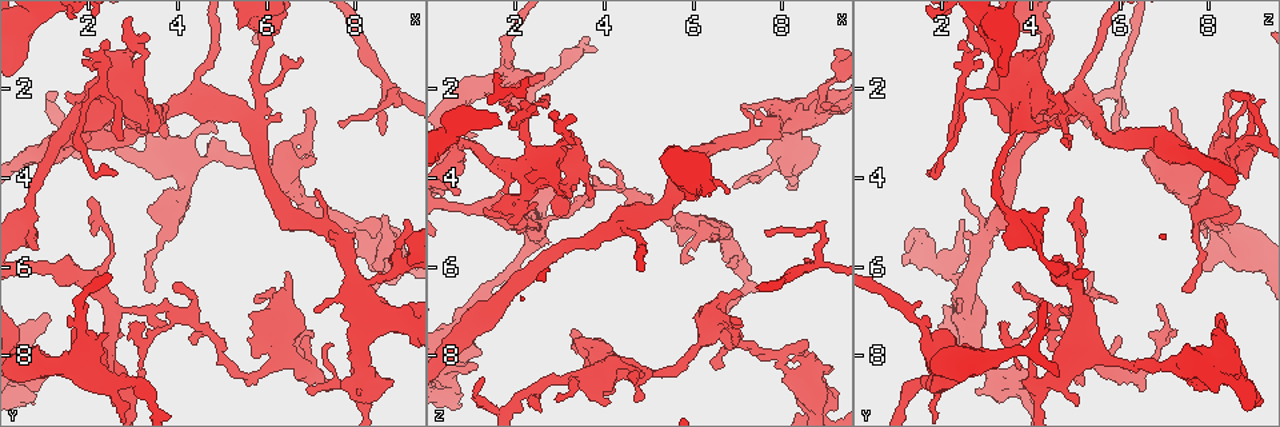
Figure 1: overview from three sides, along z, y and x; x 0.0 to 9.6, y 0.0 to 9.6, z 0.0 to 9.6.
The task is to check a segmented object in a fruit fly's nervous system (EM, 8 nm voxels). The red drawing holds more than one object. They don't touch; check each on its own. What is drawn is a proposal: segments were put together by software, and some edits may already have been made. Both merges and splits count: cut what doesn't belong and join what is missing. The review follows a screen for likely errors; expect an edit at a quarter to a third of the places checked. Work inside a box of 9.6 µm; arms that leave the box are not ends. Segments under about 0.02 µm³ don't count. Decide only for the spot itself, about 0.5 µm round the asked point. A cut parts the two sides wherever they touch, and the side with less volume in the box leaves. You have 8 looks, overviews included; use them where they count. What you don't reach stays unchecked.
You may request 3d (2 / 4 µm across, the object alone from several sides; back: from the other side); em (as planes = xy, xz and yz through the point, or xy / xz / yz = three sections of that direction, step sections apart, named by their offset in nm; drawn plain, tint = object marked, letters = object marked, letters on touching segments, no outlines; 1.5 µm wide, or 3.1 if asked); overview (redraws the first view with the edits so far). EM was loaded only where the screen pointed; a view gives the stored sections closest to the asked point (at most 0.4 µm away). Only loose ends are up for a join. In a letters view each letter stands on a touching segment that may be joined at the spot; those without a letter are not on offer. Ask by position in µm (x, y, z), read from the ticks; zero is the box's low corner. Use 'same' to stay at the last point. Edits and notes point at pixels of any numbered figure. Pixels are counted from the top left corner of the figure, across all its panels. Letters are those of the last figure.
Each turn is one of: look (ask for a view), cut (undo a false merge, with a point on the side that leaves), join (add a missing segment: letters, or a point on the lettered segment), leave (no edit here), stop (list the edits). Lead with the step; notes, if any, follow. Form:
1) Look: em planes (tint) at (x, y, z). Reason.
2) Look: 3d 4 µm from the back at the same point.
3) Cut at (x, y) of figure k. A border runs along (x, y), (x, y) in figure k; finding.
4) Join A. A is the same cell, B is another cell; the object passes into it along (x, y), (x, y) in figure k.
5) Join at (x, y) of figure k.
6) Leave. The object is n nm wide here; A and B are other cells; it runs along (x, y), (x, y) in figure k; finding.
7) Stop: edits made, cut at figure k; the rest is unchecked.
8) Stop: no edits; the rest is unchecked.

Look: em planes (letters) at (6.45, 6.15, 5.45). An open end.

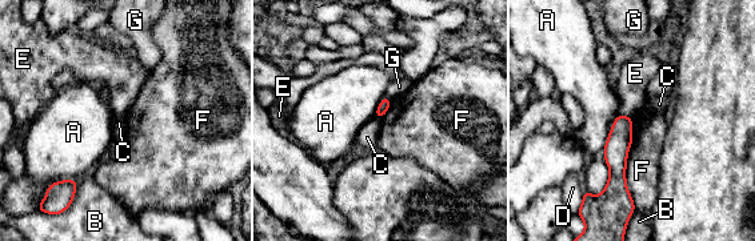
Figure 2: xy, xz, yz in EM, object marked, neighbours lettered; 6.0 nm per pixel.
Leave. A, B, C, D, E, F and G are other cells; it runs along (626, 119), (618, 143), (622, 200) in figure 2; none of them fits.

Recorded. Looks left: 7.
Look: 3d 2 µm at (7.05, 8.65, 4.20). Free end.

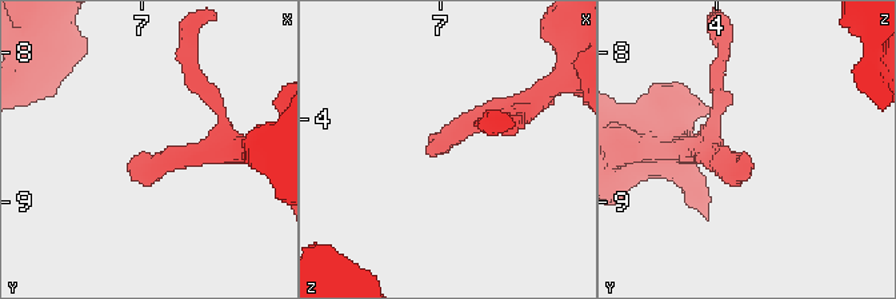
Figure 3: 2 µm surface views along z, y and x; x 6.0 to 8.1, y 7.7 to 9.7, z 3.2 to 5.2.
Look: em planes (tint) at (6.98, 8.66, 4.20).

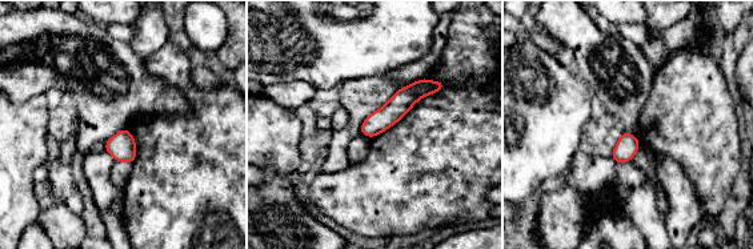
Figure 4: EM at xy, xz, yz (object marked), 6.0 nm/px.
Look: em planes (letters) at the same point. See the neighbours.

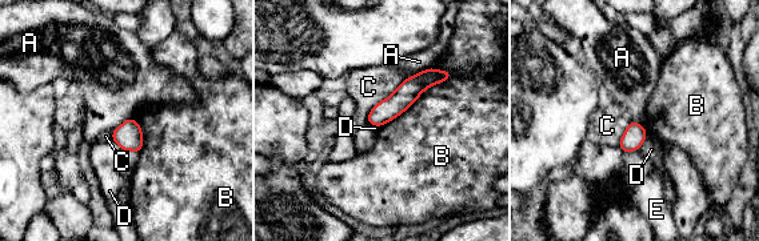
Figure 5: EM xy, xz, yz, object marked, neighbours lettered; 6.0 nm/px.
Leave. The object is 130 nm wide here; A, B, C, D and E are other cells; it runs along (446, 75), (424, 79), (371, 119) in figure 5; no lettered segment goes on from it.

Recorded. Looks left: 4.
Look: 3d 4 µm at (3.70, 6.90, 4.30). Three-way junction.

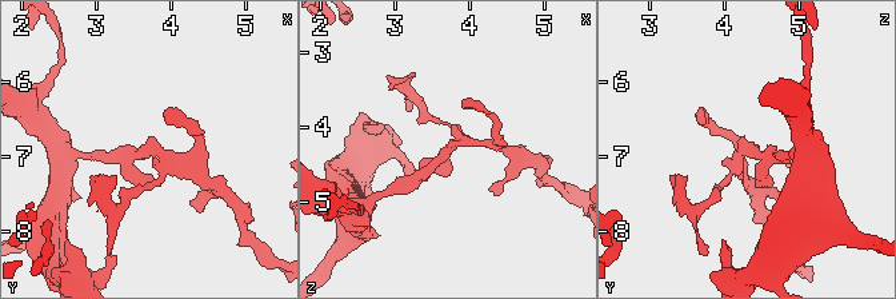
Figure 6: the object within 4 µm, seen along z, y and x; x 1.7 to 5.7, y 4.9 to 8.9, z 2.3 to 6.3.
Look: em planes (tint) at (3.70, 6.90, 4.30). 3 arms meet here; need the tissue.

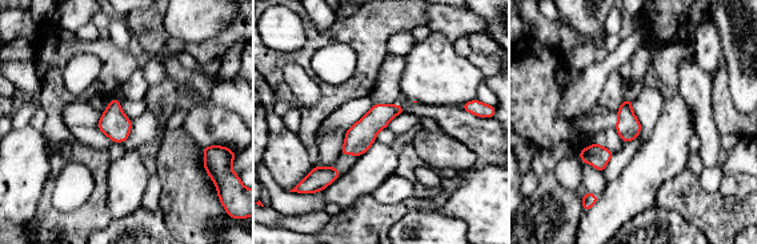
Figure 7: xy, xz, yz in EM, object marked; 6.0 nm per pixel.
Look: em planes (letters) at the same point.

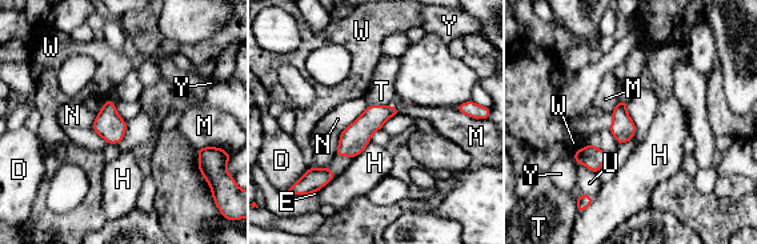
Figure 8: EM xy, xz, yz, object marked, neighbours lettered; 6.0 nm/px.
Leave. D, E, H, M, N, T, U, W and Y are other cells; a border runs along (368, 104), (341, 132) in figure 8; all the same neuron.

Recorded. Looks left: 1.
Stop: no edits; the rest is unchecked.

